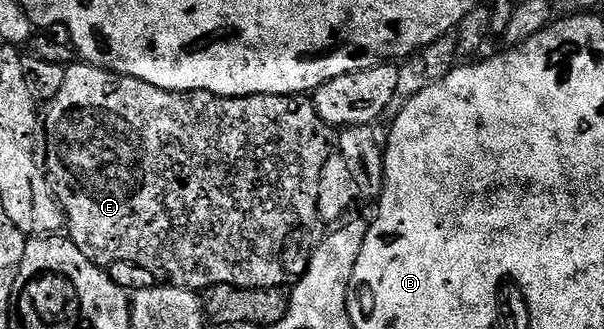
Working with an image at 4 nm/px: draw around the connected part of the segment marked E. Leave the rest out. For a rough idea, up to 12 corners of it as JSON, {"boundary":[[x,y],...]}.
{"boundary":[[81,60],[43,110],[95,265],[292,287],[335,130],[304,94]]}

